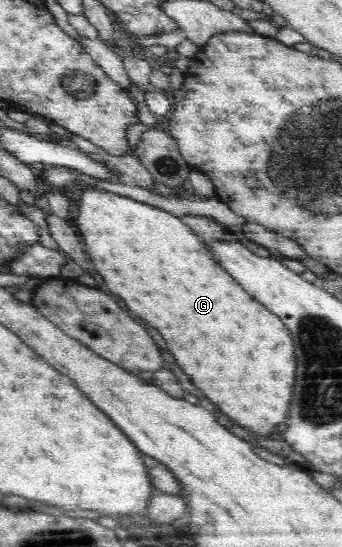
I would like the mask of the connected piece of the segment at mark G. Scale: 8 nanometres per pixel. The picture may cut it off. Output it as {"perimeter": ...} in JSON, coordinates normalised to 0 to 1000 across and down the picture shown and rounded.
{"perimeter":[[[243,347],[228,369],[225,417],[243,431],[272,490],[313,516],[316,530],[365,548],[377,572],[430,585],[471,607],[518,665],[564,695],[564,702],[629,735],[652,757],[734,790],[781,797],[804,775],[833,771],[857,698],[863,647],[857,625],[827,589],[792,574],[635,483],[585,430],[523,397],[386,362],[301,347]]]}

